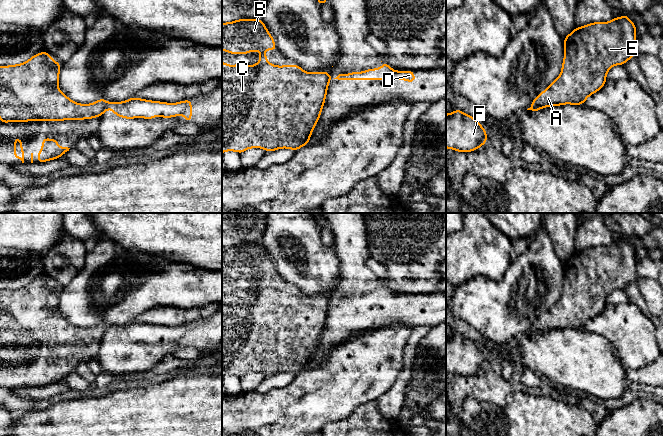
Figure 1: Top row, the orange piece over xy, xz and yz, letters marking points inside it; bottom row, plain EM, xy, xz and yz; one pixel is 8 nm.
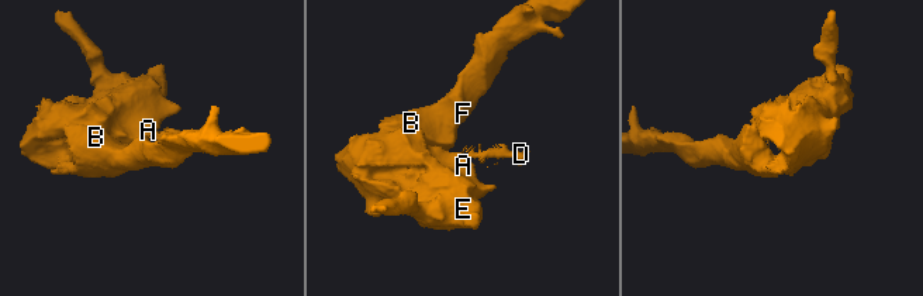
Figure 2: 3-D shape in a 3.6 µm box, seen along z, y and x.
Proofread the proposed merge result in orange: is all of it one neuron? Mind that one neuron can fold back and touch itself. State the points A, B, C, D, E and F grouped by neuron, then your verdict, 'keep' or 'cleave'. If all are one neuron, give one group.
A B C E F / D | cleave

